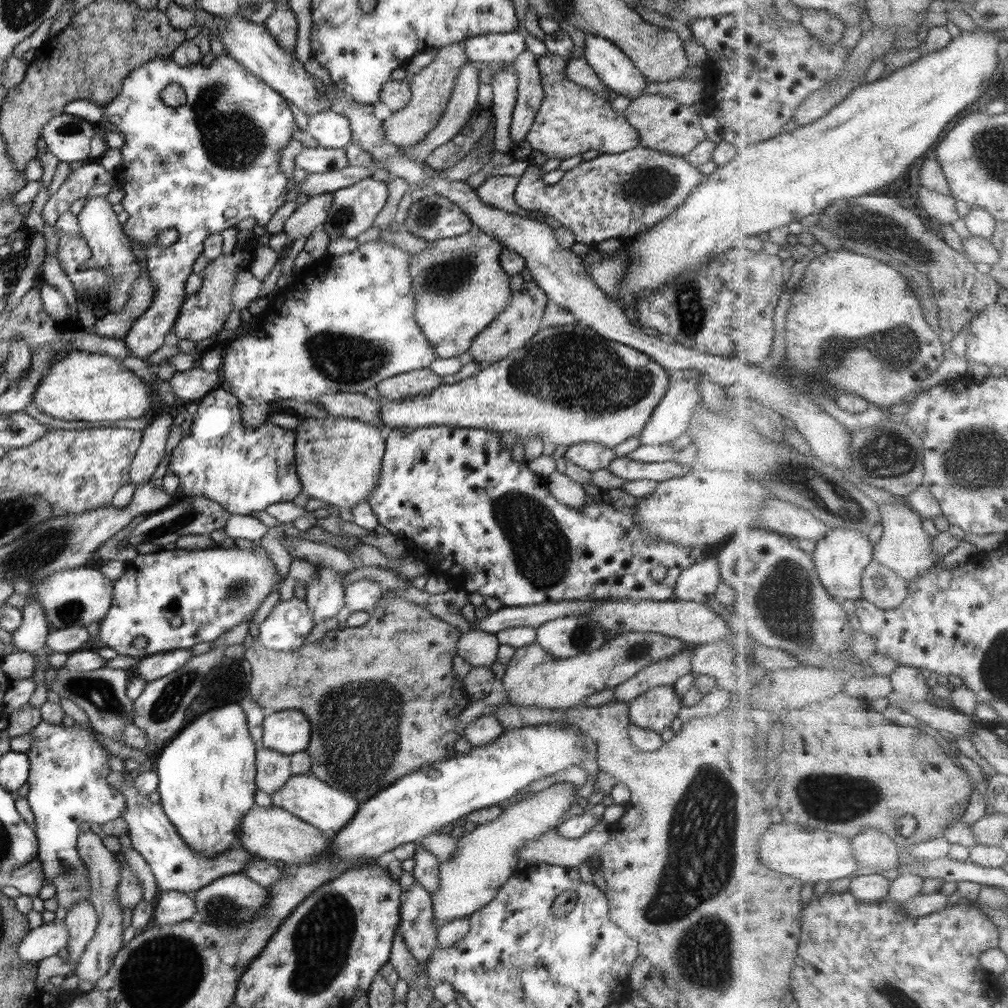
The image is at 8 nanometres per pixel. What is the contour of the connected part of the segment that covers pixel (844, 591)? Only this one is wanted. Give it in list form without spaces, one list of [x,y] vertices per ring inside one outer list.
[[[850,528],[831,529],[822,540],[816,543],[814,554],[822,582],[830,594],[839,600],[855,600],[864,596],[864,572],[875,560],[875,544],[868,532]]]

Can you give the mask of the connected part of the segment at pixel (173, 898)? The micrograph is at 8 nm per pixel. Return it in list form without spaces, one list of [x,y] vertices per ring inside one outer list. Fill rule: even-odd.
[[[160,890],[160,898],[153,906],[158,925],[176,924],[196,918],[195,893]]]

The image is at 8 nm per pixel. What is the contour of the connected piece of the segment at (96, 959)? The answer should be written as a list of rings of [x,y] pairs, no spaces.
[[[93,831],[78,833],[77,838],[78,855],[88,867],[88,877],[90,877],[90,898],[89,902],[98,913],[98,926],[96,926],[96,935],[86,944],[84,954],[80,956],[73,973],[80,978],[79,982],[90,981],[95,983],[98,979],[104,977],[110,967],[113,965],[116,953],[120,951],[123,943],[122,914],[123,911],[118,908],[118,883],[120,883],[120,865],[114,858],[114,853],[103,844],[102,834],[96,834]]]

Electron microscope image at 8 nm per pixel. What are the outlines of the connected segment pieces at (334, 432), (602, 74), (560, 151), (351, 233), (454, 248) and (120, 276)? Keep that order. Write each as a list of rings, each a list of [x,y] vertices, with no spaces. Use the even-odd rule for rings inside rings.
[[[326,415],[320,419],[304,417],[299,419],[300,424],[294,430],[296,441],[294,441],[296,472],[302,482],[302,492],[310,498],[317,498],[340,508],[352,510],[356,503],[368,501],[368,497],[374,494],[378,487],[378,477],[382,469],[383,455],[385,454],[385,439],[380,432],[381,427],[363,423],[351,418],[335,417]]]
[[[584,33],[584,38],[582,57],[610,90],[630,100],[642,95],[648,80],[614,43],[588,33]]]
[[[554,52],[548,56],[548,72],[542,72],[541,75],[544,98],[525,138],[532,151],[542,152],[546,158],[563,161],[588,150],[598,150],[601,154],[618,154],[638,146],[638,130],[627,121],[624,112],[612,109],[611,100],[566,80],[562,74],[562,64],[566,66],[566,61],[562,60],[562,56],[554,56]]]
[[[366,178],[349,188],[333,192],[332,197],[333,201],[327,220],[323,225],[325,232],[331,237],[331,240],[340,236],[355,239],[360,233],[364,233],[367,228],[373,226],[376,216],[384,209],[389,198],[389,186],[387,186],[387,182]]]
[[[473,225],[463,236],[430,241],[425,250],[409,254],[408,274],[412,276],[415,310],[413,320],[424,332],[426,340],[432,344],[438,359],[452,358],[468,352],[474,338],[490,325],[496,316],[510,303],[510,278],[500,266],[500,252],[504,246],[491,235],[485,234],[480,226]]]
[[[106,195],[88,197],[84,208],[77,215],[77,222],[80,224],[79,232],[92,252],[89,264],[100,265],[112,277],[114,288],[110,290],[109,298],[106,298],[107,308],[112,313],[120,313],[128,301],[128,291],[132,283],[140,275],[140,261],[132,253],[130,240],[123,232],[123,224],[118,221],[118,214],[113,210],[113,205],[108,202]]]

